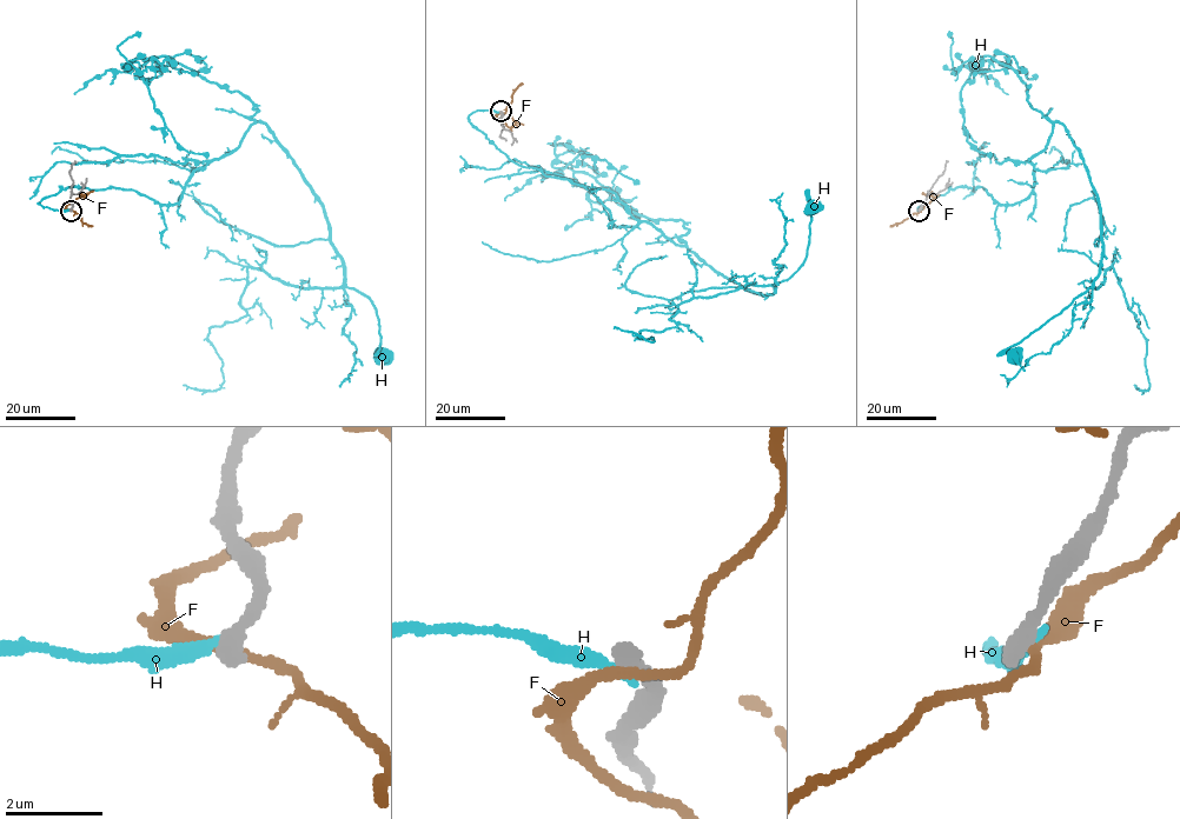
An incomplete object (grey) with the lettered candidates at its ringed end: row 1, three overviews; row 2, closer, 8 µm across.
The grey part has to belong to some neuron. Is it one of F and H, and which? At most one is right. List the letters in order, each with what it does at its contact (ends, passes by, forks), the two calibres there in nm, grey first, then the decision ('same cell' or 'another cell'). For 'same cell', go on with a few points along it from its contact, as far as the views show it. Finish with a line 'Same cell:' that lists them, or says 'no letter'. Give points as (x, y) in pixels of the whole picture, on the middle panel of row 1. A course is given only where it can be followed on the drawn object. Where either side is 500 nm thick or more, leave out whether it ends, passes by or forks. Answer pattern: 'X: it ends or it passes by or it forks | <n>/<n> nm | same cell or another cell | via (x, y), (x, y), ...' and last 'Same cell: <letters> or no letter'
F: it passes by | 440/200 nm | another cell
H: it ends | 440/220 nm | another cell
Same cell: no letter

